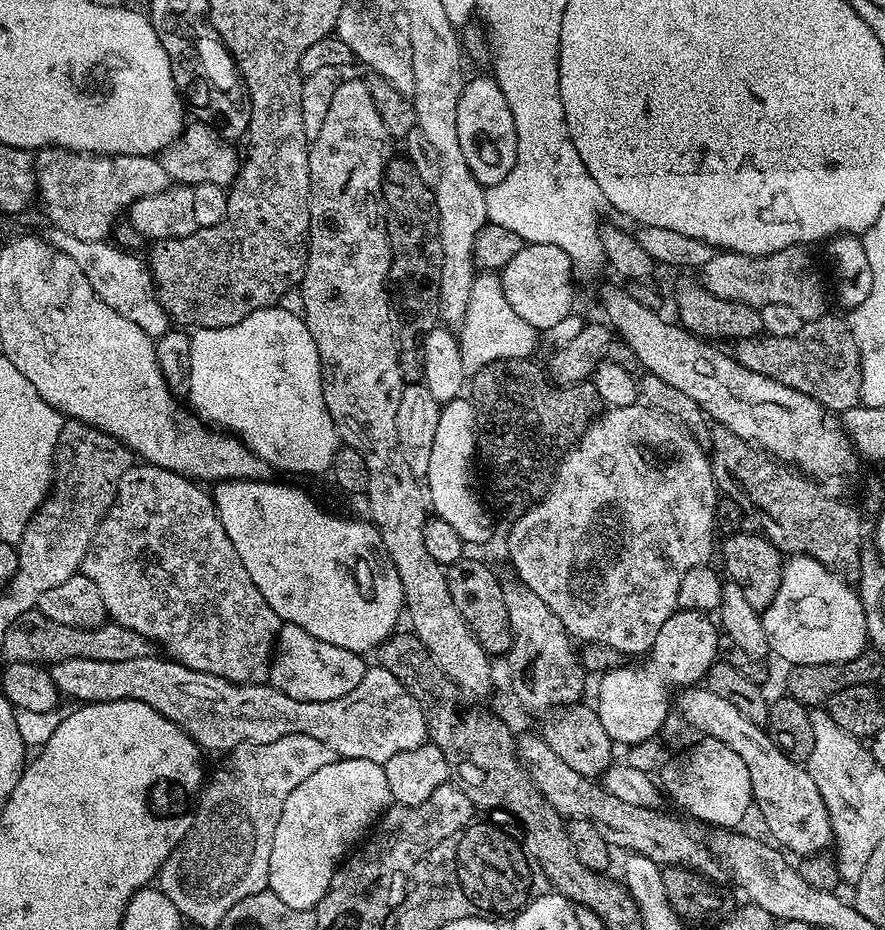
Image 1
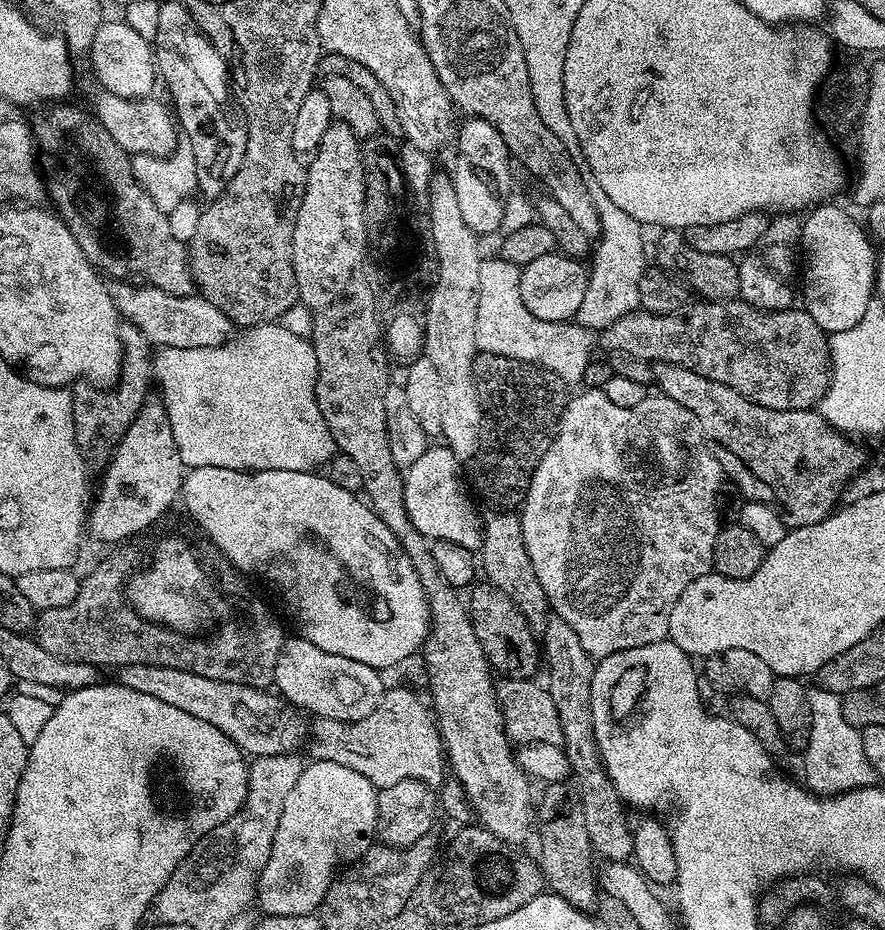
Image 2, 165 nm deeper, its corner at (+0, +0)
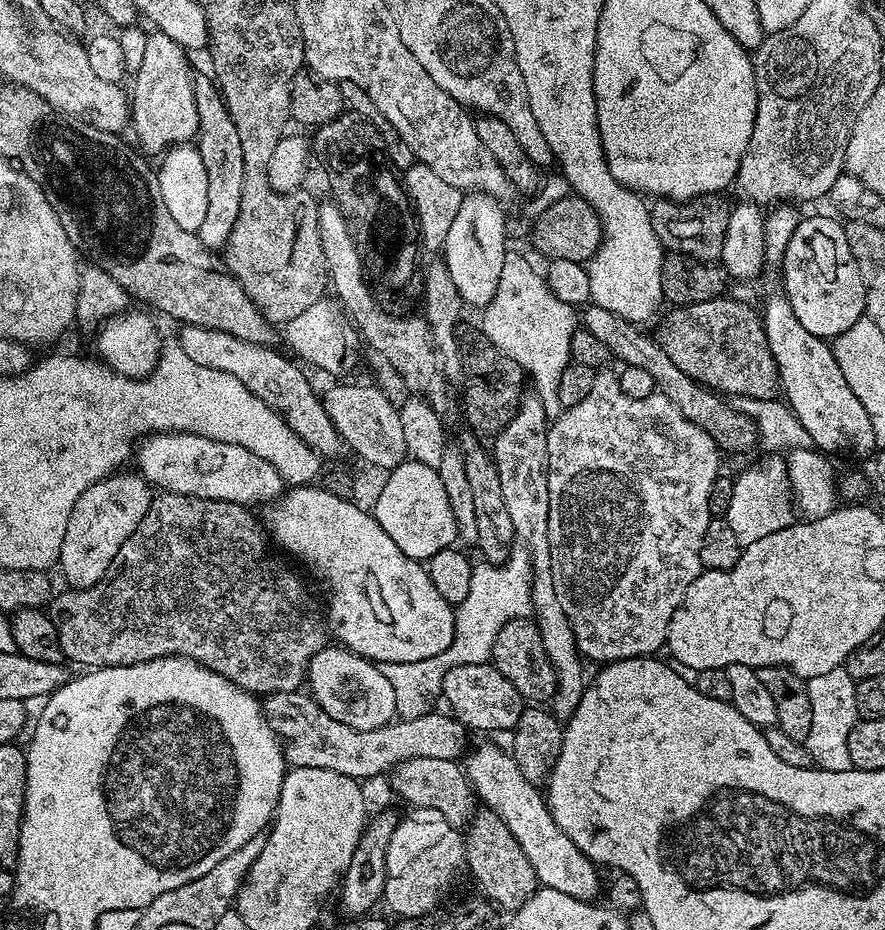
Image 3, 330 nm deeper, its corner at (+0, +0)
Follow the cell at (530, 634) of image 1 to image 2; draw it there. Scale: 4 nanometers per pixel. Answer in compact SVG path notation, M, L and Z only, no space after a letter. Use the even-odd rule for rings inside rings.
M496 510L493 516L483 521L484 537L478 549L478 564L482 576L492 584L528 619L529 626L534 630L543 629L548 621L550 609L548 599L542 590L542 582L538 582L538 574L534 574L534 566L530 566L530 554L526 554L526 542L522 542L522 526L519 515L512 510Z

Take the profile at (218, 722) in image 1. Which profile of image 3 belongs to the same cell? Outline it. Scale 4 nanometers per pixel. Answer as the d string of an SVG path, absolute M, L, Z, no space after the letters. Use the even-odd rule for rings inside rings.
M410 758L408 761L402 761L391 769L390 779L392 782L393 793L405 800L406 805L412 808L430 807L438 810L456 829L463 829L469 823L473 815L472 800L474 804L474 793L472 785L468 782L468 777L461 765L455 760L446 758Z

